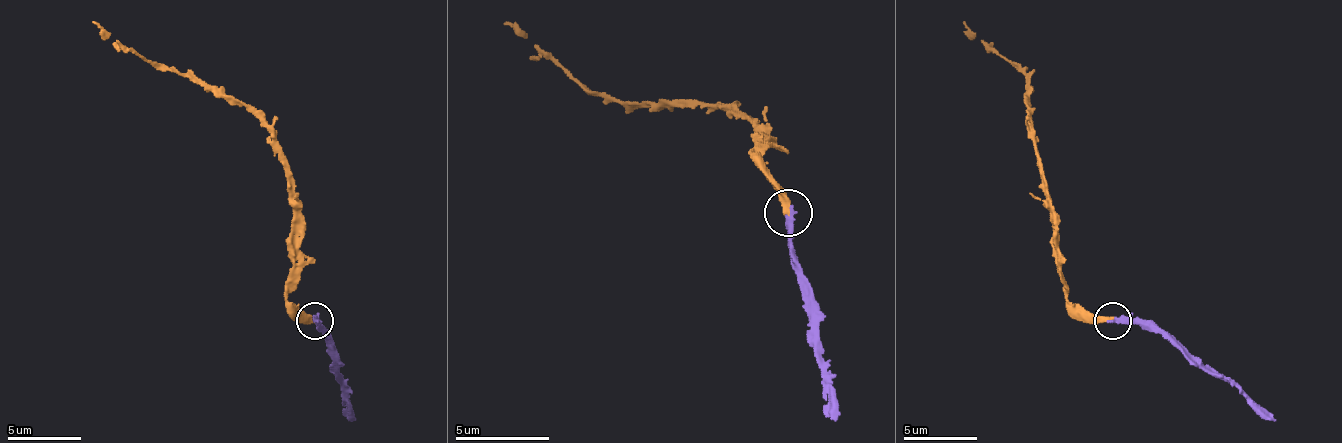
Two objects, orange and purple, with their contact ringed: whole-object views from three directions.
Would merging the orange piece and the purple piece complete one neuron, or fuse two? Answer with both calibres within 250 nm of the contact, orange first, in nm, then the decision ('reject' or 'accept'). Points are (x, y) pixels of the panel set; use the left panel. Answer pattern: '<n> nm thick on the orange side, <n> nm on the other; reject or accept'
380 nm thick on the orange side, 340 nm on the other; accept

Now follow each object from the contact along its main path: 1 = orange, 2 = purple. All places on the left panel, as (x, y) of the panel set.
1: (314, 319), (288, 297), (292, 186), (277, 139), (244, 105), (229, 105), (185, 76), (159, 69), (93, 21)
2: (318, 319), (351, 419)

